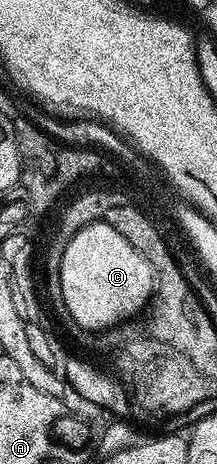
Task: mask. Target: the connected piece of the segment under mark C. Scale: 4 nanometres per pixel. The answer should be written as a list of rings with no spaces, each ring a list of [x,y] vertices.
[[[100,219],[68,239],[68,246],[64,249],[60,263],[60,285],[65,307],[80,327],[106,331],[128,319],[138,318],[148,308],[155,291],[155,277],[153,267],[147,262],[145,255],[141,255],[141,251],[137,251],[137,247],[129,244],[119,232],[113,231],[106,219]]]

